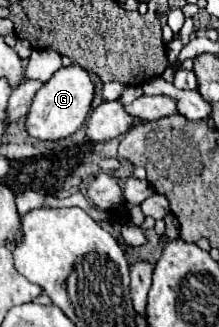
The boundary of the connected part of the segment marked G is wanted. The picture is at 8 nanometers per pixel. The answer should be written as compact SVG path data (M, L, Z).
M68 65L68 67L60 67L52 79L48 83L42 85L42 89L36 93L28 119L26 119L26 131L34 137L34 139L64 139L72 133L76 133L84 121L86 115L90 111L94 99L94 83L90 77L90 71L86 71L80 65Z

